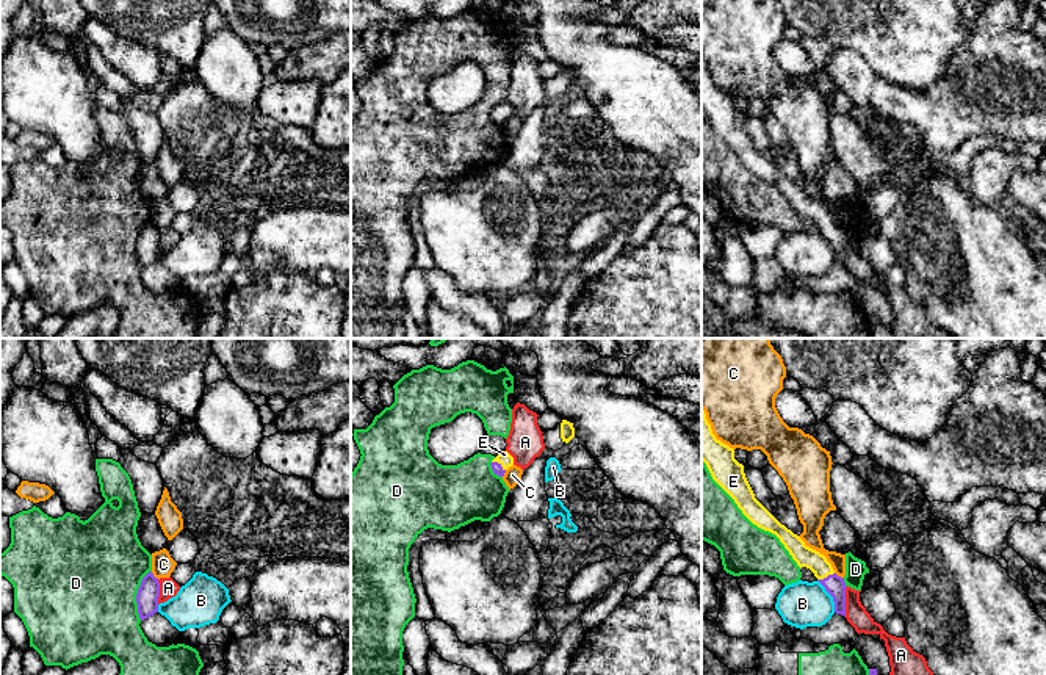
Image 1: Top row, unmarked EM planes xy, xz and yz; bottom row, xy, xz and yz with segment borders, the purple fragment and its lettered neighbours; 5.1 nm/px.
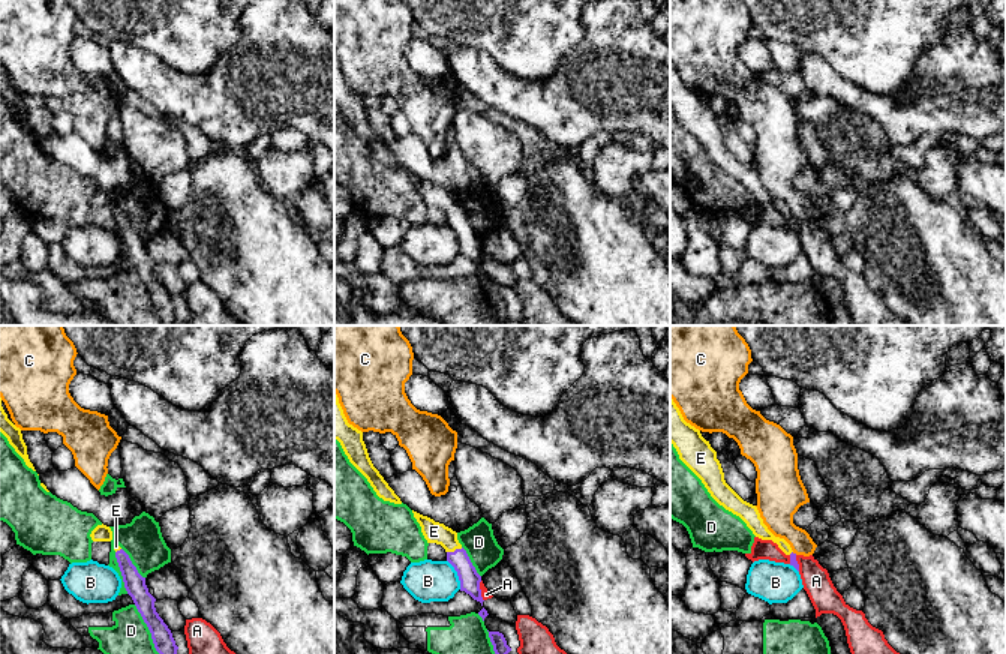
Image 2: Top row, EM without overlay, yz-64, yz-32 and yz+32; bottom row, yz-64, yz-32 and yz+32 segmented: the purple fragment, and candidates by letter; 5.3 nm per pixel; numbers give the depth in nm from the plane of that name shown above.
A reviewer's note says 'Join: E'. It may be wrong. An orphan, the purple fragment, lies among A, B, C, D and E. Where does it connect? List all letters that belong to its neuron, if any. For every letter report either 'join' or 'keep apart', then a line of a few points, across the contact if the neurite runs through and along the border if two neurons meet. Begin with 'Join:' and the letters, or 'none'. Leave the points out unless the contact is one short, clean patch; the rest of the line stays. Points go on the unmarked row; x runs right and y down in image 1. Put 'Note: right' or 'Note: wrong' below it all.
Join: E
A: keep apart; line yz (847, 235), (844, 265)
B: keep apart; line yz (818, 229), (832, 246), (835, 260)
C: keep apart; line xy (151, 221), (158, 227)
D: keep apart
E: join; line yz (835, 235), (827, 226), (805, 205)
Note: right

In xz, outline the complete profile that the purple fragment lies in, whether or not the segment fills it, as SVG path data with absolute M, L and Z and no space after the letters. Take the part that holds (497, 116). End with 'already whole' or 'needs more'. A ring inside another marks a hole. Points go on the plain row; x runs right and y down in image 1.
M503 100L492 110L490 114L493 122L503 127L506 119L514 114L514 106L507 100Z; needs more

